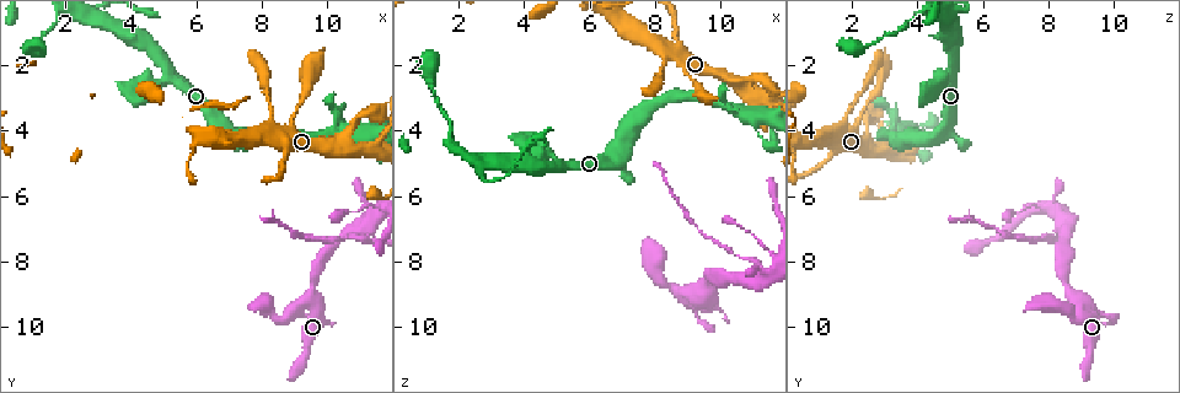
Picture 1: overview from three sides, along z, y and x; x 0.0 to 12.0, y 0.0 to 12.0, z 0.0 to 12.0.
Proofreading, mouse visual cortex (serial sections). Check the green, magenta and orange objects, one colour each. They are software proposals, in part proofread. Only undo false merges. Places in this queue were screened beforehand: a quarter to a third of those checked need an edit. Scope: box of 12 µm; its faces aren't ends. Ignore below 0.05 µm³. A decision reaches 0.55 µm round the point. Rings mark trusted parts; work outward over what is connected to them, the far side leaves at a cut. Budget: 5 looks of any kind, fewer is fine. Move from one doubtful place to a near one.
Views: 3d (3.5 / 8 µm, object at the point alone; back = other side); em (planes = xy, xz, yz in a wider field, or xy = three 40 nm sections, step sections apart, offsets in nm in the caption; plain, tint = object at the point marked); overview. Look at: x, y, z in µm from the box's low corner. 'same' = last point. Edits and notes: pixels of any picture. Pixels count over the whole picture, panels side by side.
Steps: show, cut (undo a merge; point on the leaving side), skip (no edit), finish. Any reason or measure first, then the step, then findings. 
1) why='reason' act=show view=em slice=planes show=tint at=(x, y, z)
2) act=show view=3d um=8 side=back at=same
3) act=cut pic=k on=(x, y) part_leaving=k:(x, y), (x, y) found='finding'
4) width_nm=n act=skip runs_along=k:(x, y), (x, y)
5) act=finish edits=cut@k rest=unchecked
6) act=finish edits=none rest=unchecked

act=show view=3d um=3.5 at=(8.7, 5.0, 1.2)

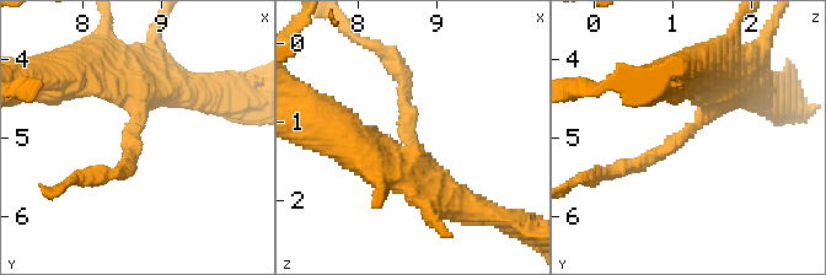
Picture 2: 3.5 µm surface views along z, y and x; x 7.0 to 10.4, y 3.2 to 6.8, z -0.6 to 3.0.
act=cut pic=2 on=(655, 157) found='two cells meet here'

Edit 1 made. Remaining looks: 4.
why='redraw' act=show view=overview

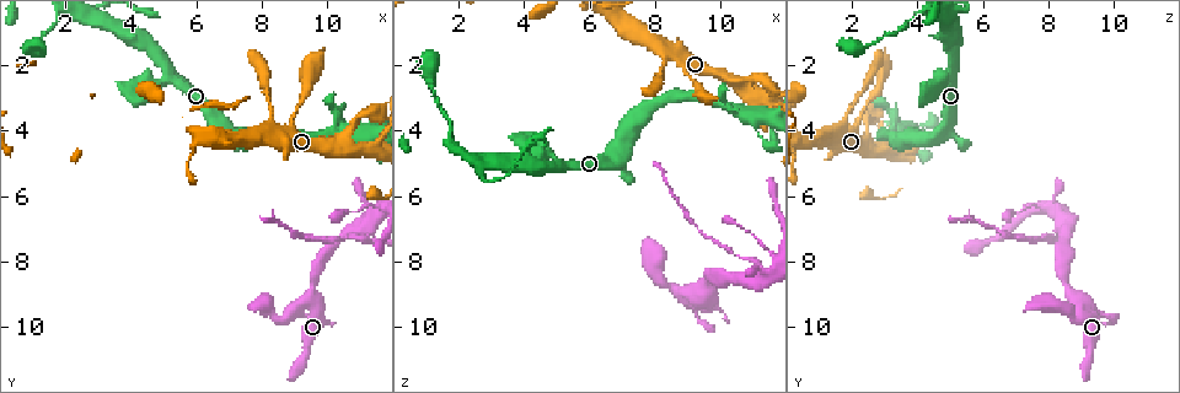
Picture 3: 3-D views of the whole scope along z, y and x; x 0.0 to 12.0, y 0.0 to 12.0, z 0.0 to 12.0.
why='abrupt turn' act=show view=3d um=3.5 side=back at=(9.5, 8.9, 8.7)

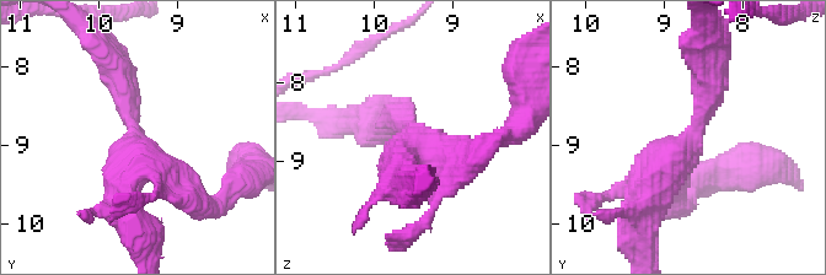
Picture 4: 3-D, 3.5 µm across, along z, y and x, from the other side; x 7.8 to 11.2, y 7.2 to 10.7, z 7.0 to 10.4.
act=show view=em slice=xy step=2 show=tint at=(9.50, 8.95, 8.75)

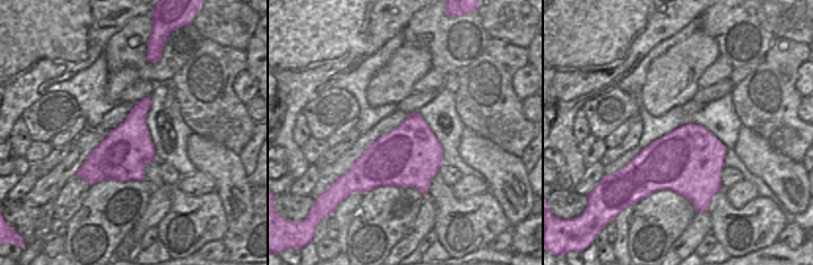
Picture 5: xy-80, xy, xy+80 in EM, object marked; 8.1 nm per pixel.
width_nm=500 act=skip runs_along=4:(641, 224), (707, 89) found='one cell here'

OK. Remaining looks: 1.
act=finish edits=cut@2 rest=unchecked

